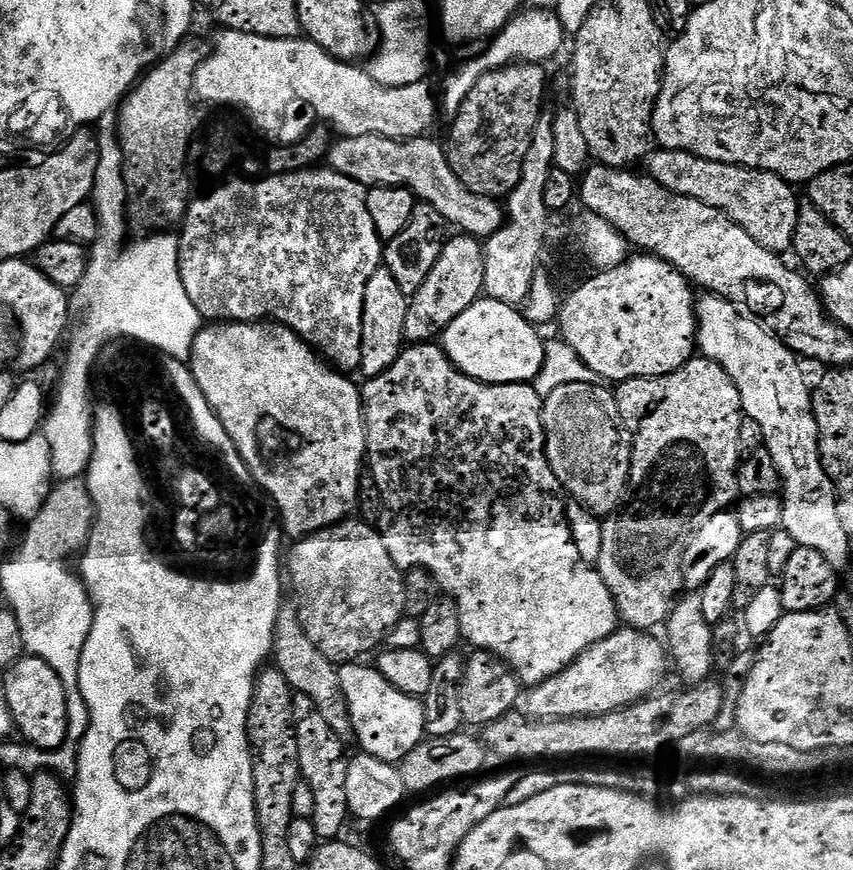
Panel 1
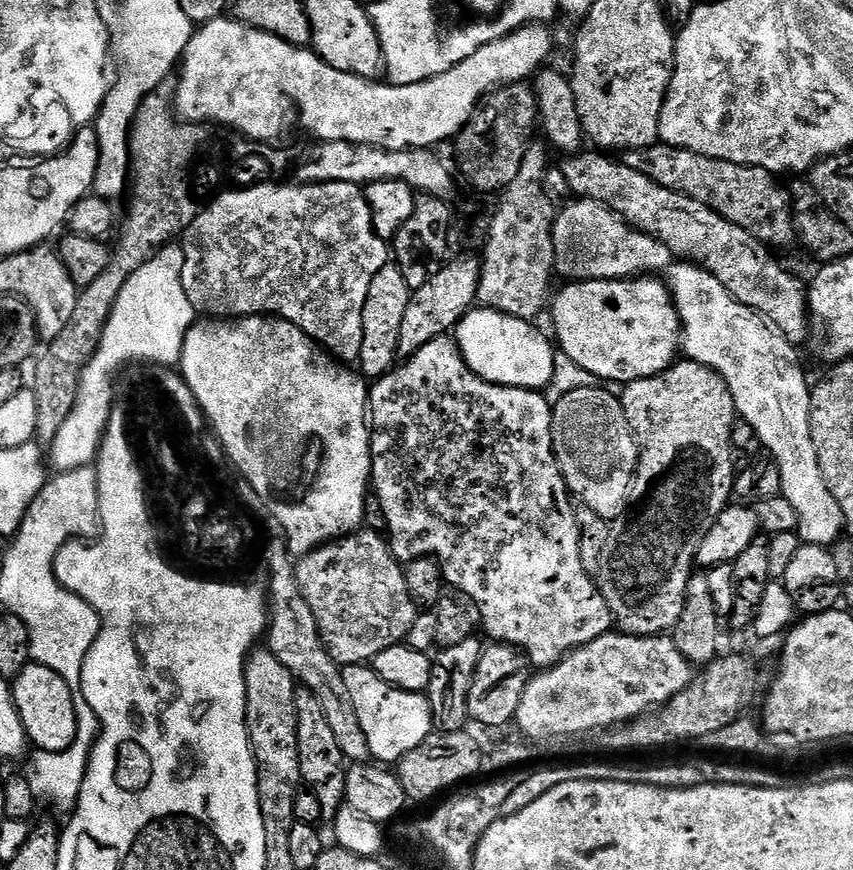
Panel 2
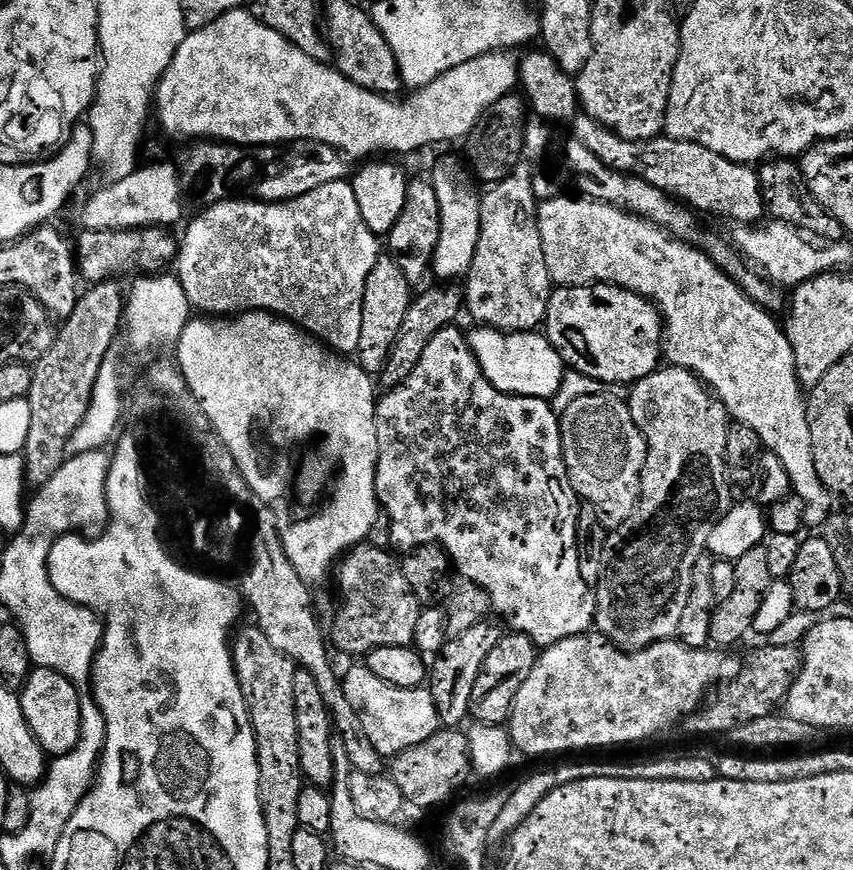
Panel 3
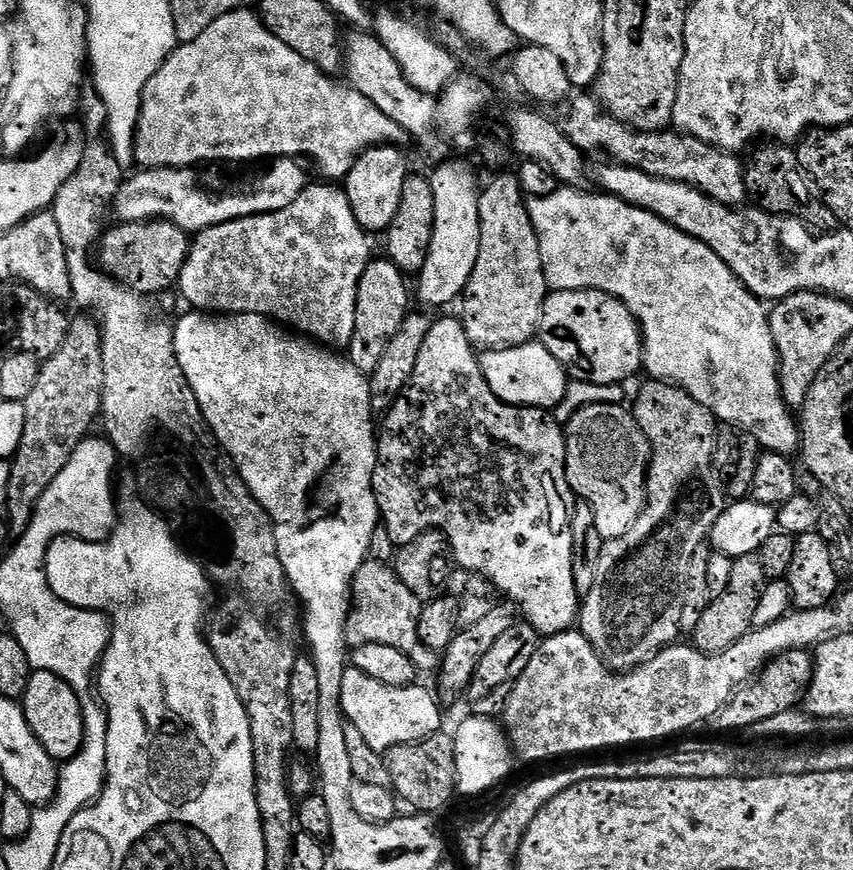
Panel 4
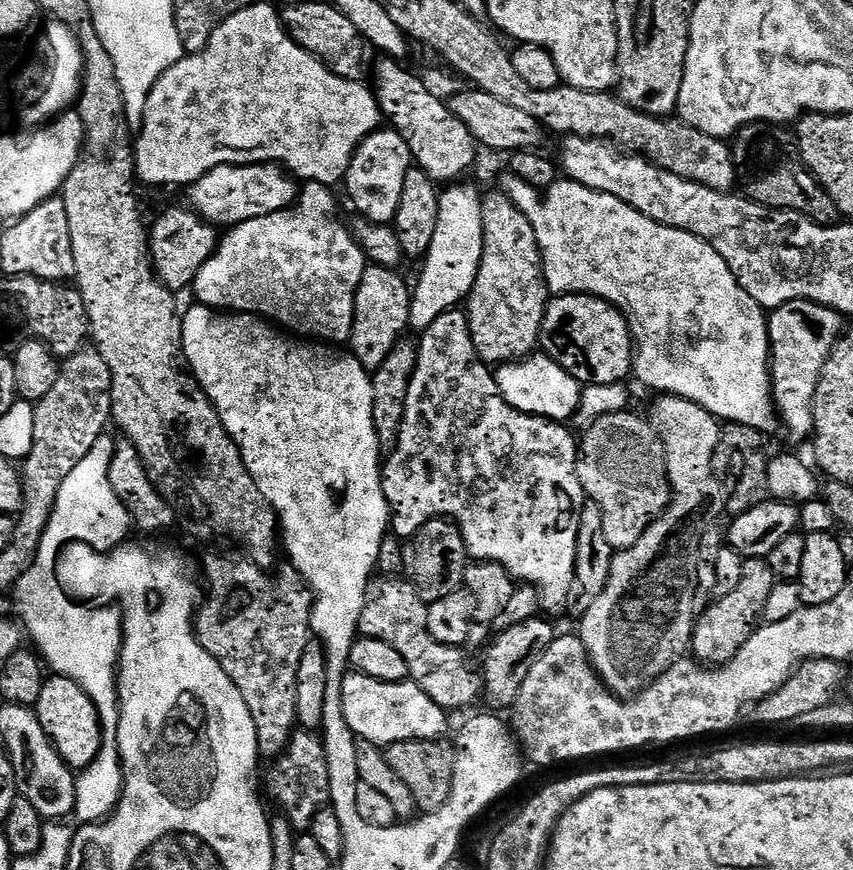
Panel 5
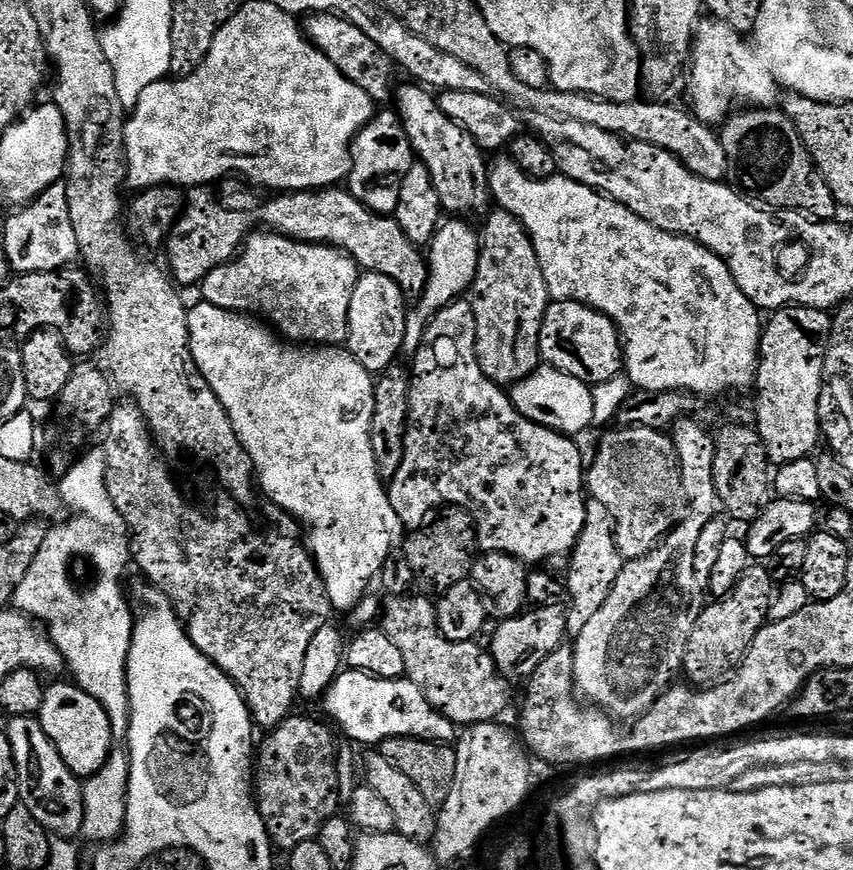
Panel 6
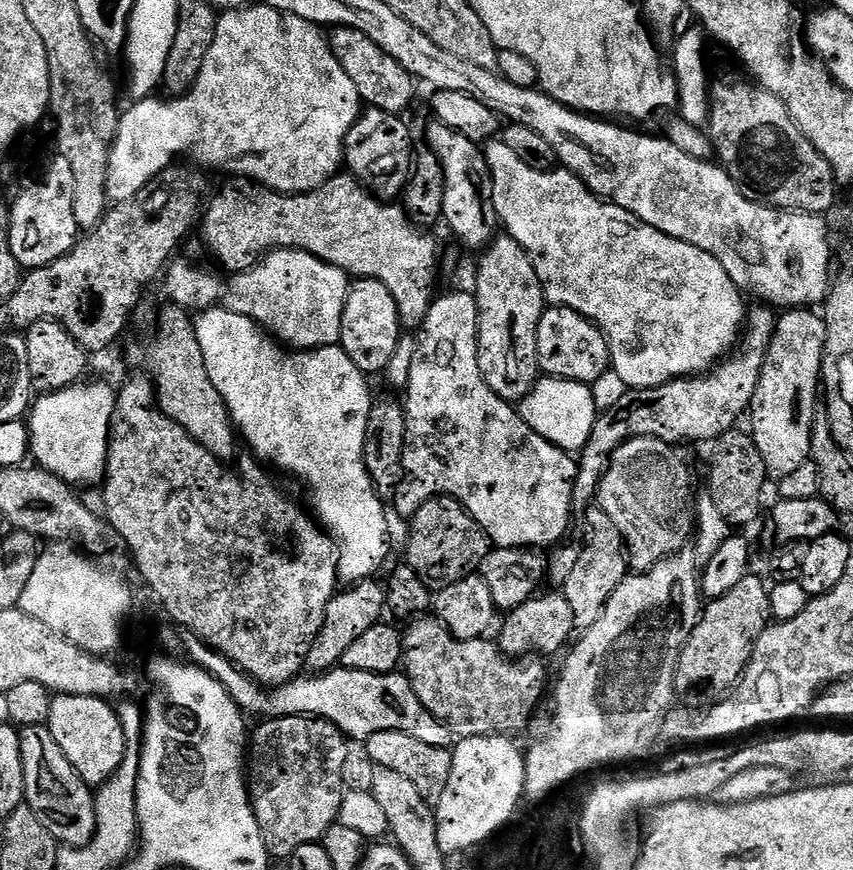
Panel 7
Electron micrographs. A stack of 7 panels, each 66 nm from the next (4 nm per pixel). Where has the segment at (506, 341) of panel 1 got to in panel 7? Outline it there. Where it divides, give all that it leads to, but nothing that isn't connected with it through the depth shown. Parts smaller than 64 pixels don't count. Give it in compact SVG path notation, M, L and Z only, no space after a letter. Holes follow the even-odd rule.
M544 376L537 379L532 387L532 392L525 400L519 401L518 411L524 421L533 428L542 438L546 438L554 446L564 449L569 454L576 454L581 451L590 438L592 427L594 426L598 411L595 406L595 399L592 397L593 389L587 384L577 380L562 380L558 376Z

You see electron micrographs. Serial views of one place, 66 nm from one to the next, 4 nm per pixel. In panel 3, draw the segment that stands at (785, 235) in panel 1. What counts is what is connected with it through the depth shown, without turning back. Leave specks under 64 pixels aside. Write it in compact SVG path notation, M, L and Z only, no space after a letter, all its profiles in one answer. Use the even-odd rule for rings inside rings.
M583 114L577 115L576 119L571 121L570 128L574 139L582 142L582 146L586 146L586 150L591 150L597 158L602 158L602 162L606 162L610 170L642 178L642 182L650 182L650 186L683 202L697 213L709 212L712 216L725 216L726 219L733 220L731 223L736 226L756 226L765 219L766 209L764 194L760 189L760 173L755 167L736 164L732 160L722 158L722 154L714 154L714 150L706 150L706 146L682 142L667 134L655 136L653 140L627 140L611 132L606 125L594 122L594 118Z

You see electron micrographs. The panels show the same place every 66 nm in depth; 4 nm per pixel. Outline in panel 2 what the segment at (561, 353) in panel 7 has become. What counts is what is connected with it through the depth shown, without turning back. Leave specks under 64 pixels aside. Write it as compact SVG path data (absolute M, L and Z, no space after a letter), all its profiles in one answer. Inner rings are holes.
M629 278L627 280L577 280L575 282L565 283L564 289L556 296L556 301L551 301L550 312L552 308L552 324L556 327L556 336L554 335L555 343L558 345L559 351L568 355L578 367L589 371L590 374L597 377L600 382L608 382L613 380L617 386L623 386L641 380L642 378L650 378L657 376L658 373L671 368L677 363L678 353L682 348L682 333L680 330L680 315L676 309L676 303L672 300L672 293L668 291L667 283L660 278Z

